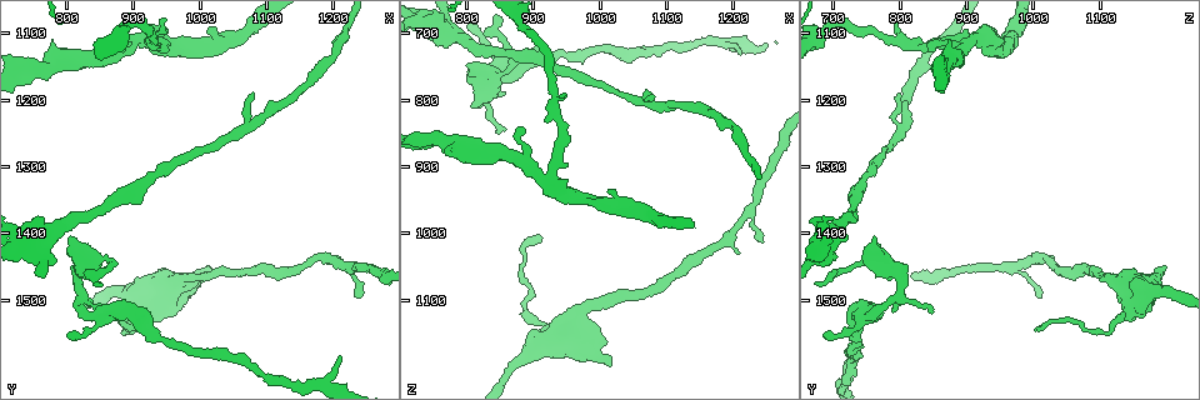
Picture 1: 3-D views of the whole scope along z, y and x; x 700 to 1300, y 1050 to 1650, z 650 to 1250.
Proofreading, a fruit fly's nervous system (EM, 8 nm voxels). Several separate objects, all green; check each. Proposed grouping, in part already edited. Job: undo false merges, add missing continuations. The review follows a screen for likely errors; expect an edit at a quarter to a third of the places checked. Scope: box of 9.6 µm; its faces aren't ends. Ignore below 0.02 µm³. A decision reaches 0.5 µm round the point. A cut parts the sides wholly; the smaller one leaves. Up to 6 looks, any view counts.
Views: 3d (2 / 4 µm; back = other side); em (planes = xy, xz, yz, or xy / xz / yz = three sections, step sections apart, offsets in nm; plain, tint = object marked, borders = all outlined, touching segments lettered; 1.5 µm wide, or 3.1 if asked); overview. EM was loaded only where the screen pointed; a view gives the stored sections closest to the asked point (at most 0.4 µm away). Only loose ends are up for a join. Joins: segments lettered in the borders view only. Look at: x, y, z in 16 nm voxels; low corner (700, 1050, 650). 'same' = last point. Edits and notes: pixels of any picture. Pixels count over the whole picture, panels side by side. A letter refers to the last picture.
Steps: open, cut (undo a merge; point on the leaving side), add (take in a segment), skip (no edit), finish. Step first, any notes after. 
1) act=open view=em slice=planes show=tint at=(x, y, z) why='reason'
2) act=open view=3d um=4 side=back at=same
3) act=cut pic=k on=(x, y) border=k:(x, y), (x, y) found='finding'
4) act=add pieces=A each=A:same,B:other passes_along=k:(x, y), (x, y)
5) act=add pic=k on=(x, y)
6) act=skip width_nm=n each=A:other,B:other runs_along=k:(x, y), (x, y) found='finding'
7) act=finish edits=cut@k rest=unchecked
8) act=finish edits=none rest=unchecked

act=open view=3d um=2 side=back at=(775, 1115, 875) why='thick end'

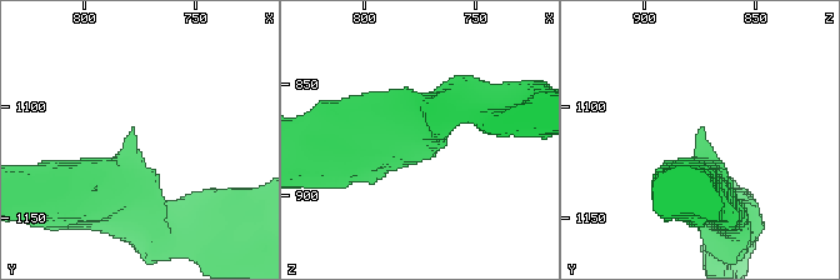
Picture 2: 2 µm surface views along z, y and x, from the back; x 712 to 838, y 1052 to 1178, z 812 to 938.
act=open view=em slice=planes show=borders at=(777, 1112, 874) why='need the tissue'

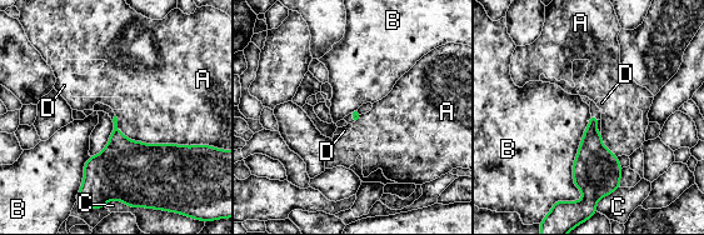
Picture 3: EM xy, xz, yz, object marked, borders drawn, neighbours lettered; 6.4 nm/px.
act=skip each=A:other,B:other,C:other,D:other border=3:(590, 115), (573, 166), (579, 201) found='no lettered segment goes on from it'

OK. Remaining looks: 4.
act=open view=3d um=2 at=(925, 1105, 920) why='abrupt turn'

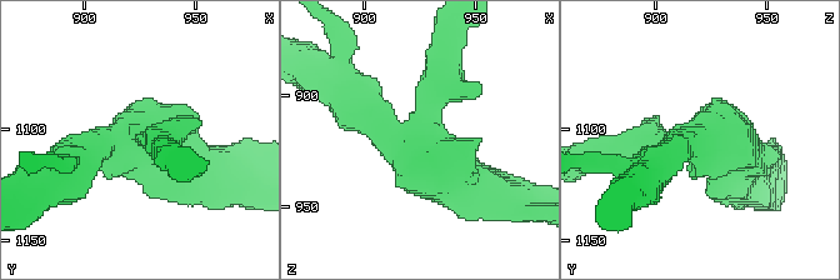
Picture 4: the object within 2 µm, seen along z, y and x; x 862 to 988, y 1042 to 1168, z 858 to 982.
act=open view=em slice=xy step=8 show=tint at=(924, 1104, 924) why='shape alone is not enough'

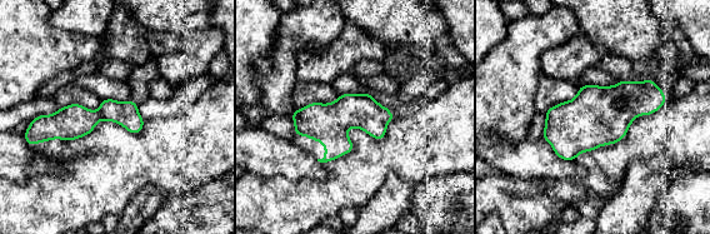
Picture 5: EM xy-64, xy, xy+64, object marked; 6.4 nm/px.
act=open view=em slice=planes show=borders at=same

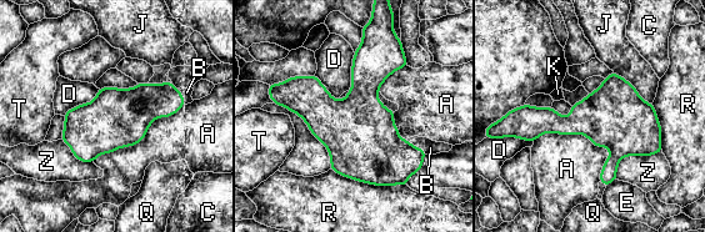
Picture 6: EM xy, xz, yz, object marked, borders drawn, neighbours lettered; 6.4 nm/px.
act=skip width_nm=380 each=A:other,B:other,C:other,D:other,E:other,J:other,K:other,Q:other,R:other,T:other,Z:other border=6:(534, 140), (605, 146), (600, 181) found='all the same cell'

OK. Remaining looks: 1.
act=open view=em slice=planes show=borders at=(1240, 1490, 1005) why='an open end'

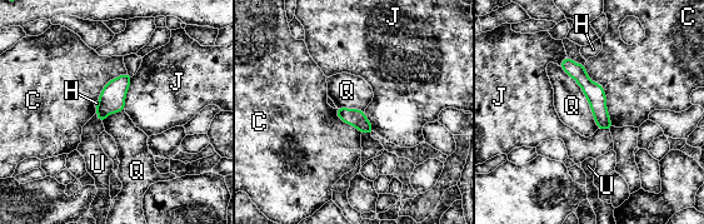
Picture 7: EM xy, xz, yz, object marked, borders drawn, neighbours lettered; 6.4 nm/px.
act=skip width_nm=110 each=C:other,H:other,J:other,Q:other,U:other runs_along=7:(565, 61), (594, 93), (607, 127) found='none of them fits'

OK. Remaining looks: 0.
act=finish edits=none rest=unchecked

